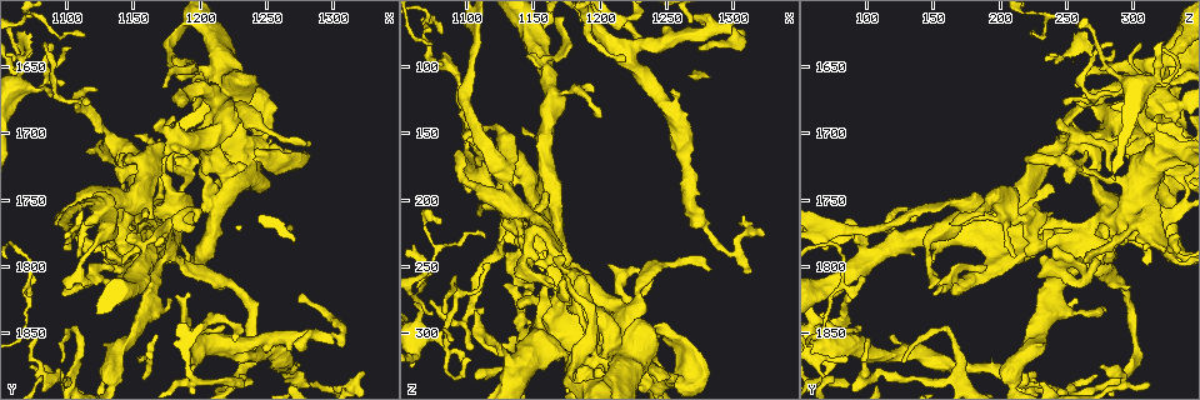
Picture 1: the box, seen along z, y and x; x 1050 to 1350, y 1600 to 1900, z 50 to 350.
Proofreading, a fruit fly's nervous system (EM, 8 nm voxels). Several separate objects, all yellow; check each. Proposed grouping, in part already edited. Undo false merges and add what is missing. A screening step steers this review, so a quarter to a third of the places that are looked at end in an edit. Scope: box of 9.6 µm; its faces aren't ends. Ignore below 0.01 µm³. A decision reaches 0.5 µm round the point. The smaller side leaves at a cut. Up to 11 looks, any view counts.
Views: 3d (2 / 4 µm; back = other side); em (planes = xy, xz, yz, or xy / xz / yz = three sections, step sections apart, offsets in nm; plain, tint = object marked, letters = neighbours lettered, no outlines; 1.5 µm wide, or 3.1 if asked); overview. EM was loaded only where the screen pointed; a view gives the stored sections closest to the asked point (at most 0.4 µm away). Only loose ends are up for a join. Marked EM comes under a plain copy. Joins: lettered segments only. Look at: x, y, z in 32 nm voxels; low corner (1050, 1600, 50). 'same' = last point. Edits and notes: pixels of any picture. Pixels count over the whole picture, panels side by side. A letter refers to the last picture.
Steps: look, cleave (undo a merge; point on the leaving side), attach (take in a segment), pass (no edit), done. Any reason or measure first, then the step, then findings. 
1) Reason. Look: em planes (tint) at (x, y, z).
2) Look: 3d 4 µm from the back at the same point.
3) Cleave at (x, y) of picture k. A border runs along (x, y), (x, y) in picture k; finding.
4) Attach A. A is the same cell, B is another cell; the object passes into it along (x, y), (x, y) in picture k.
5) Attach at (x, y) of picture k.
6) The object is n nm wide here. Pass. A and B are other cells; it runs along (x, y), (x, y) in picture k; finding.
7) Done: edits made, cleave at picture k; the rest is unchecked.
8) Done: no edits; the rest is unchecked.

Touches itself. Look: em planes (letters) at (1118, 1810, 160).

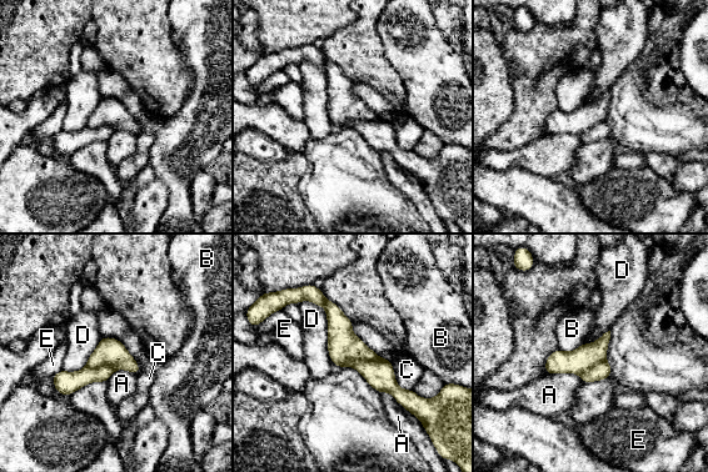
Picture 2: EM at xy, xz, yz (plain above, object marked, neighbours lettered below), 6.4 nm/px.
The object is 200 nm wide here. Pass. A, B, C, D and E are other cells; one neuron here.

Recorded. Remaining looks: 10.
Branch stops here. Look: 3d 4 µm at (1116, 1676, 248).

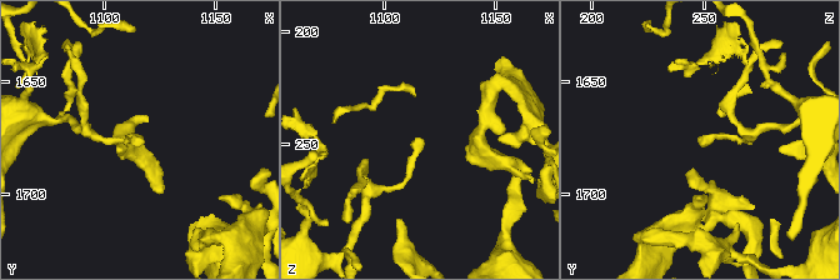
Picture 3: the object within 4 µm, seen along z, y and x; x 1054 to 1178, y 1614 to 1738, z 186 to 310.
Shape alone is not enough. Look: em xz step 8 (letters) at (1116, 1677, 248).

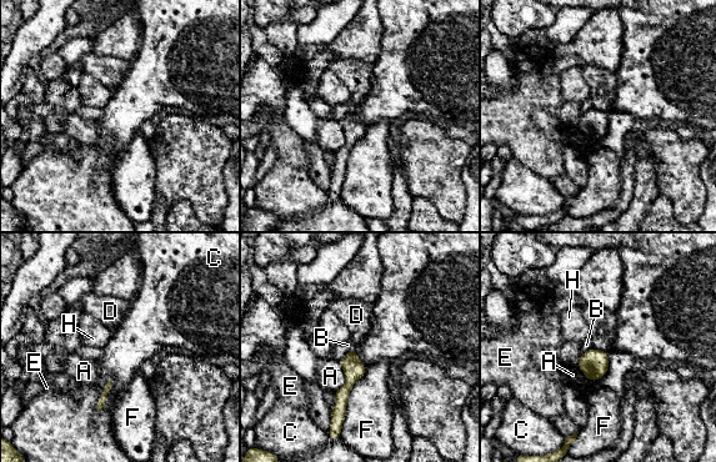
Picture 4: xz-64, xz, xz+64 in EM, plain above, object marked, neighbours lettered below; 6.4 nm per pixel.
The object is 140 nm wide here. Pass. A, B, C, D, E, F and H are other cells; a border runs along (592, 346), (607, 352) in picture 4; no lettered segment goes on from it.

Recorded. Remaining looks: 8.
Long arm stops here. Look: em yz step 4 (tint) at (1282, 1708, 252).

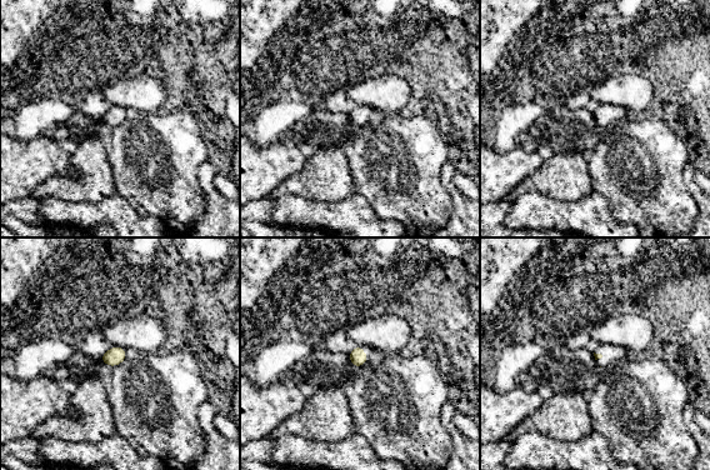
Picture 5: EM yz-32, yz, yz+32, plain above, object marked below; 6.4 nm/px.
Look: em yz step 4 (letters) at the same point.

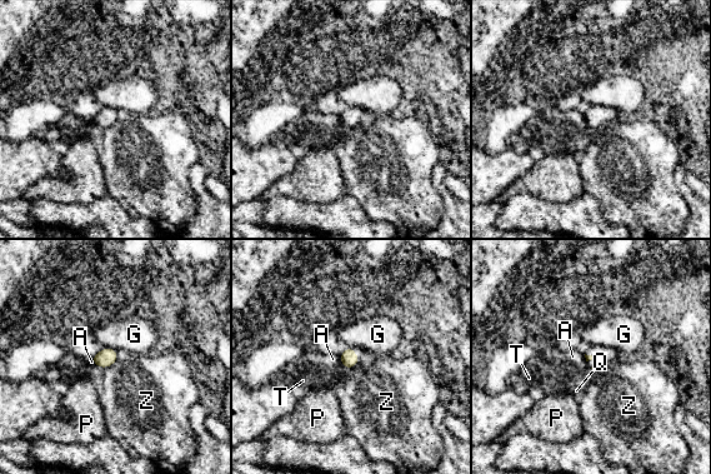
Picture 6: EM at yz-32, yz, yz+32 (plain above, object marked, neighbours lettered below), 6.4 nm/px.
Pass. A, G, P, Q, T and Z are other cells; a border runs along (339, 355), (344, 367) in picture 6; none of them fits.

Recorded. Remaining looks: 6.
An open end. Look: em planes (letters) at (1076, 1810, 98).

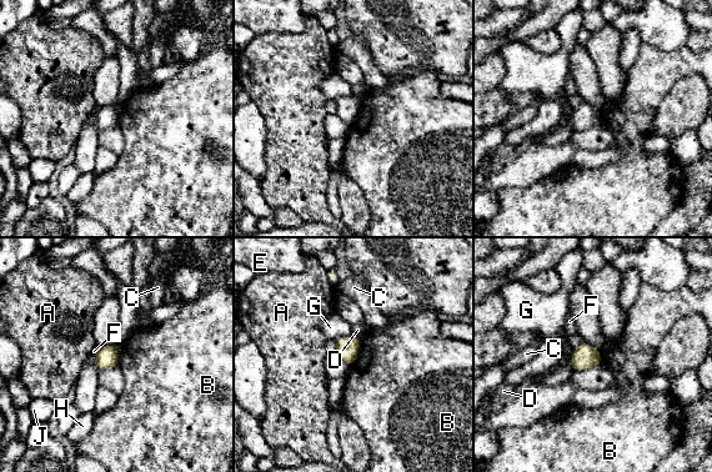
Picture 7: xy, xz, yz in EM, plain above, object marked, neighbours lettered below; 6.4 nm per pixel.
The longest contact is with B, 190 nm. Pass. A, B, C, D, E, F, G, H and J are other cells; a border runs along (360, 340), (359, 354), (350, 366) in picture 7; none of them fits.

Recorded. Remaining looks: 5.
Done: no edits; the rest is unchecked.

